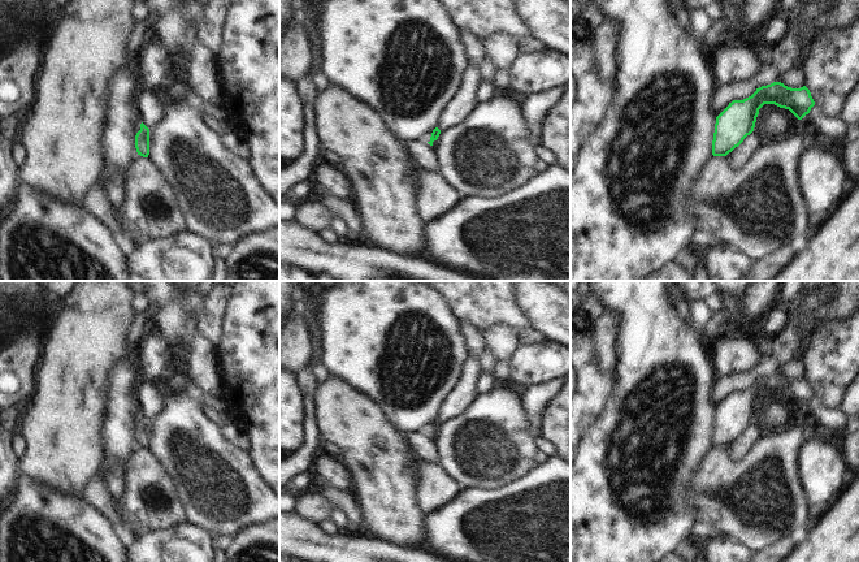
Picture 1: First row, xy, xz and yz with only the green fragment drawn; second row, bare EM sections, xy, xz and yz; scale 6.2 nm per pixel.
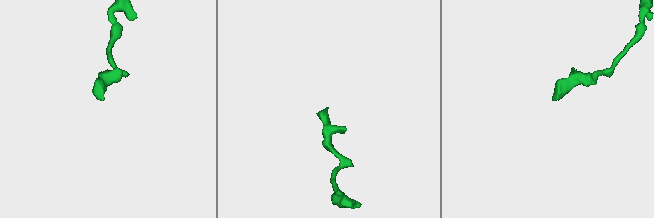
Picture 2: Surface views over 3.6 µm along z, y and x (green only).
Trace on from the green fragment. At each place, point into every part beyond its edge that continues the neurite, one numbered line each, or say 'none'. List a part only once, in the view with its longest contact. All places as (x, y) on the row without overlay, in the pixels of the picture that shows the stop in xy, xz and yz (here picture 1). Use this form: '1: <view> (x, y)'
1: xz (463, 393).

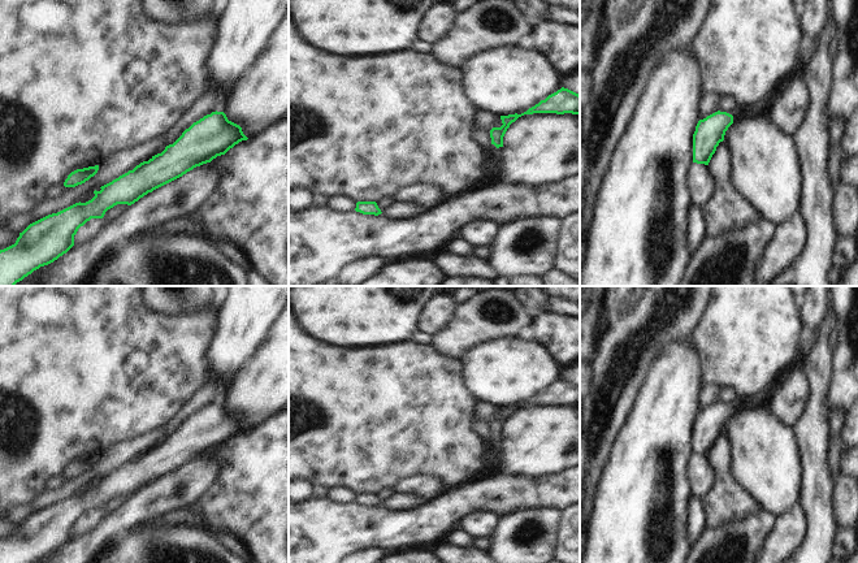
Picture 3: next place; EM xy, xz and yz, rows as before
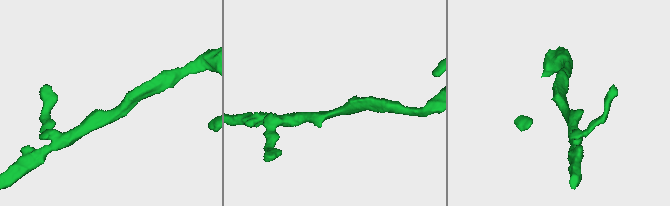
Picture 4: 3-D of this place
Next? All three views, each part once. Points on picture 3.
1: xz (495, 445).

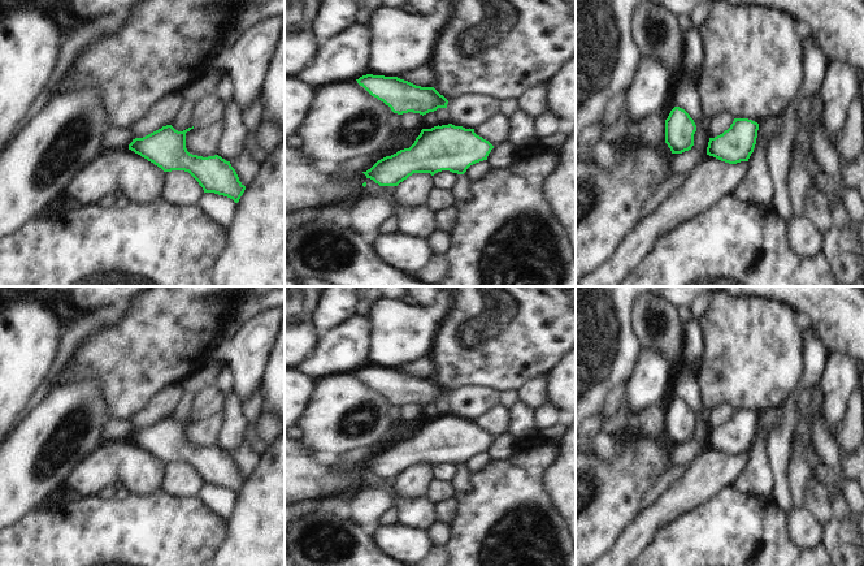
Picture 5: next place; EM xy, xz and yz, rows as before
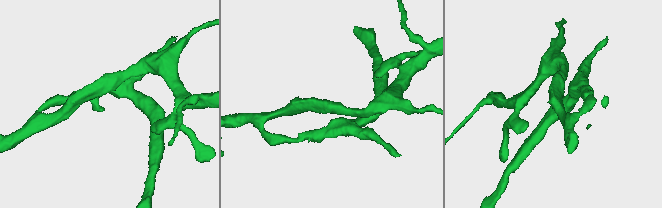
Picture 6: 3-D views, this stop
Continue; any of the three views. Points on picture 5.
none.

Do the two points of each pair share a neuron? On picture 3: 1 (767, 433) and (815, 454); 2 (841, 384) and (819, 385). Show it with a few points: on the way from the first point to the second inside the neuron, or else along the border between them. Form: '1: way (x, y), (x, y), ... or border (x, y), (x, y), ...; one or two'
1: border (792, 427), (805, 477); two
2: border (832, 355), (828, 408); two

